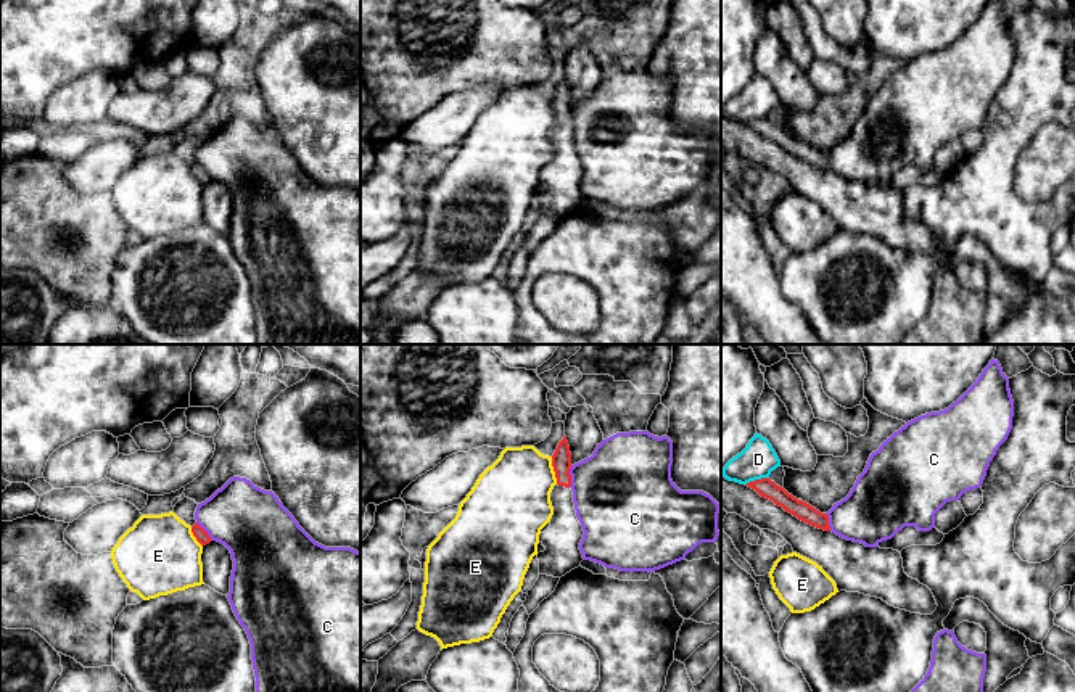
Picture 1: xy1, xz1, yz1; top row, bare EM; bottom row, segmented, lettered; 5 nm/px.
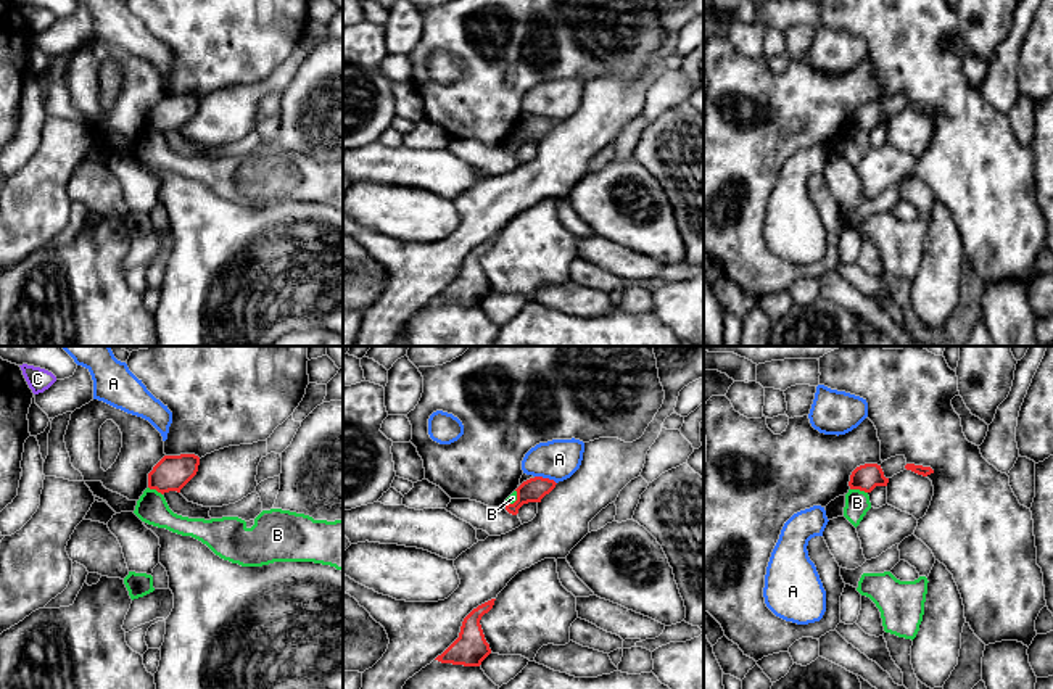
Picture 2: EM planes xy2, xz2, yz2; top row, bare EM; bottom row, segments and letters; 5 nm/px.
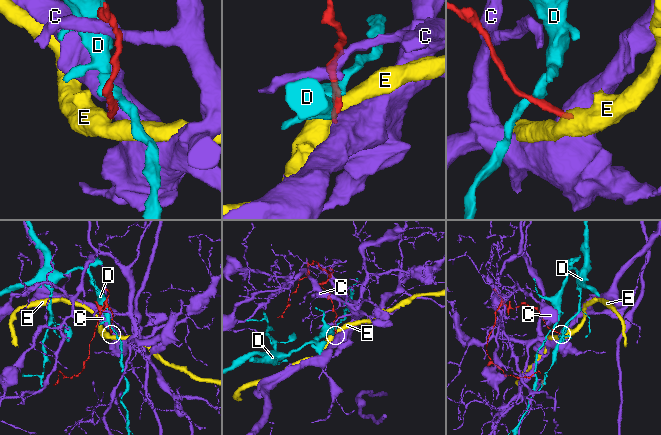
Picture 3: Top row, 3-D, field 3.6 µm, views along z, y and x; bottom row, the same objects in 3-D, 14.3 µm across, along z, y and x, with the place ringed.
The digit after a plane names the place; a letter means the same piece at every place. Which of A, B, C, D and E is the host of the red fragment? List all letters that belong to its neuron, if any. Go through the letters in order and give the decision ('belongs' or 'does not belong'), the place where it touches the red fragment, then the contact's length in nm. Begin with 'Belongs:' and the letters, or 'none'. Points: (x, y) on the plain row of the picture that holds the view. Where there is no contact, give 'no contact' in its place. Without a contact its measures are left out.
Belongs: none
A: does not belong | xz2 (546, 118) | 120 nm
B: does not belong | yz2 (858, 127) | 90 nm
C: does not belong | xz1 (570, 116) | 110 nm
D: does not belong | yz1 (757, 119) | 130 nm
E: does not belong | xz1 (554, 110) | 140 nm

